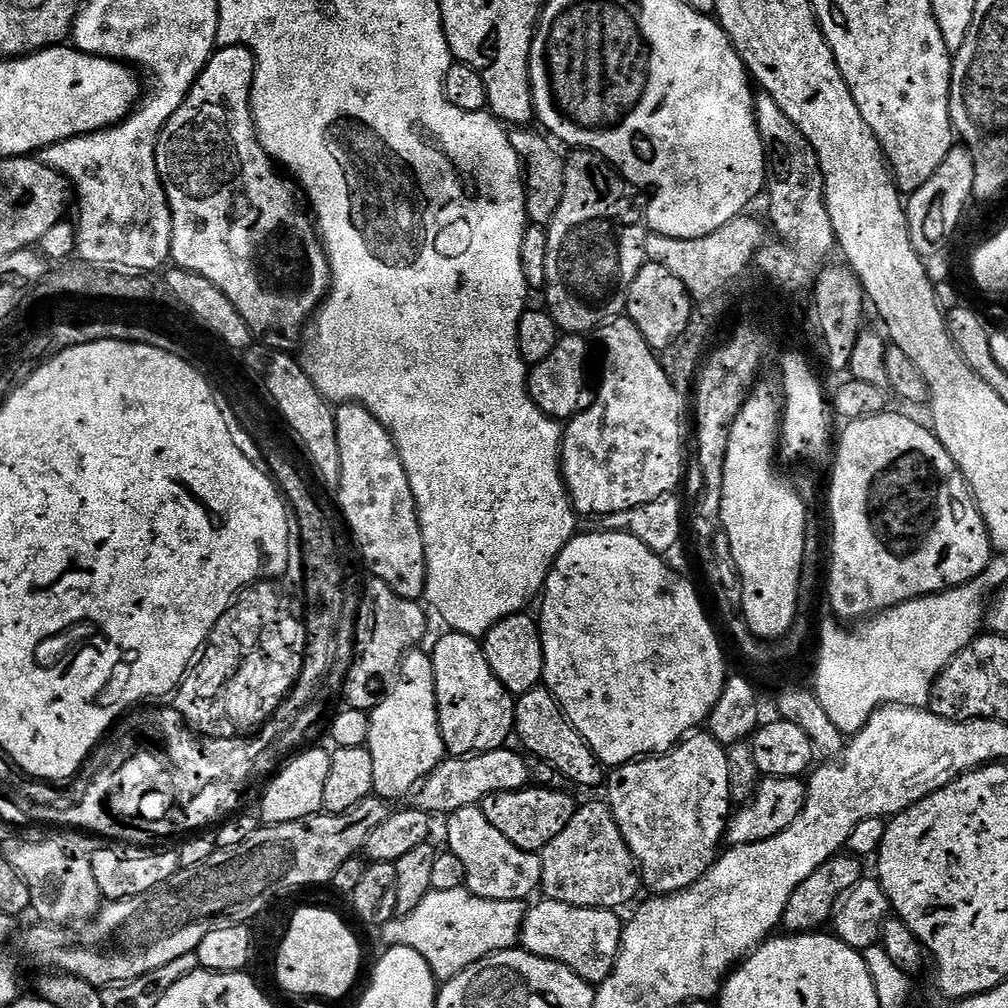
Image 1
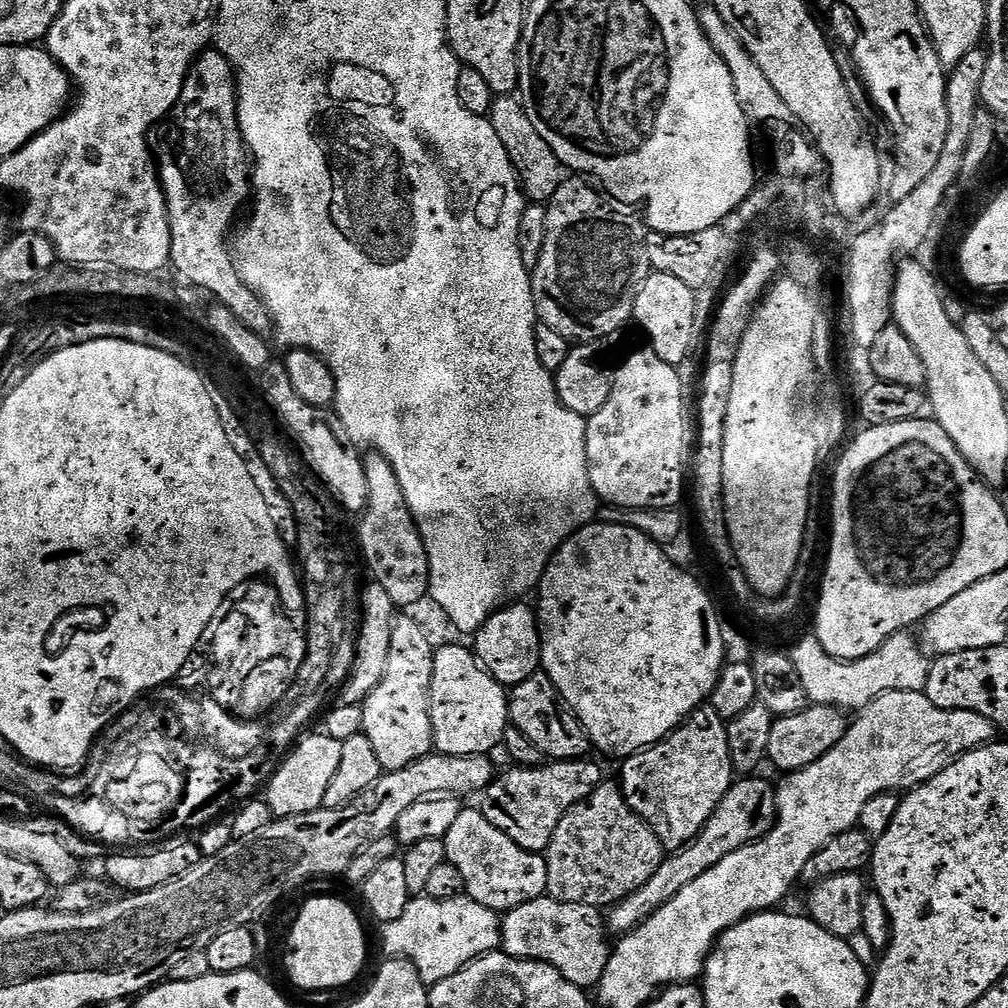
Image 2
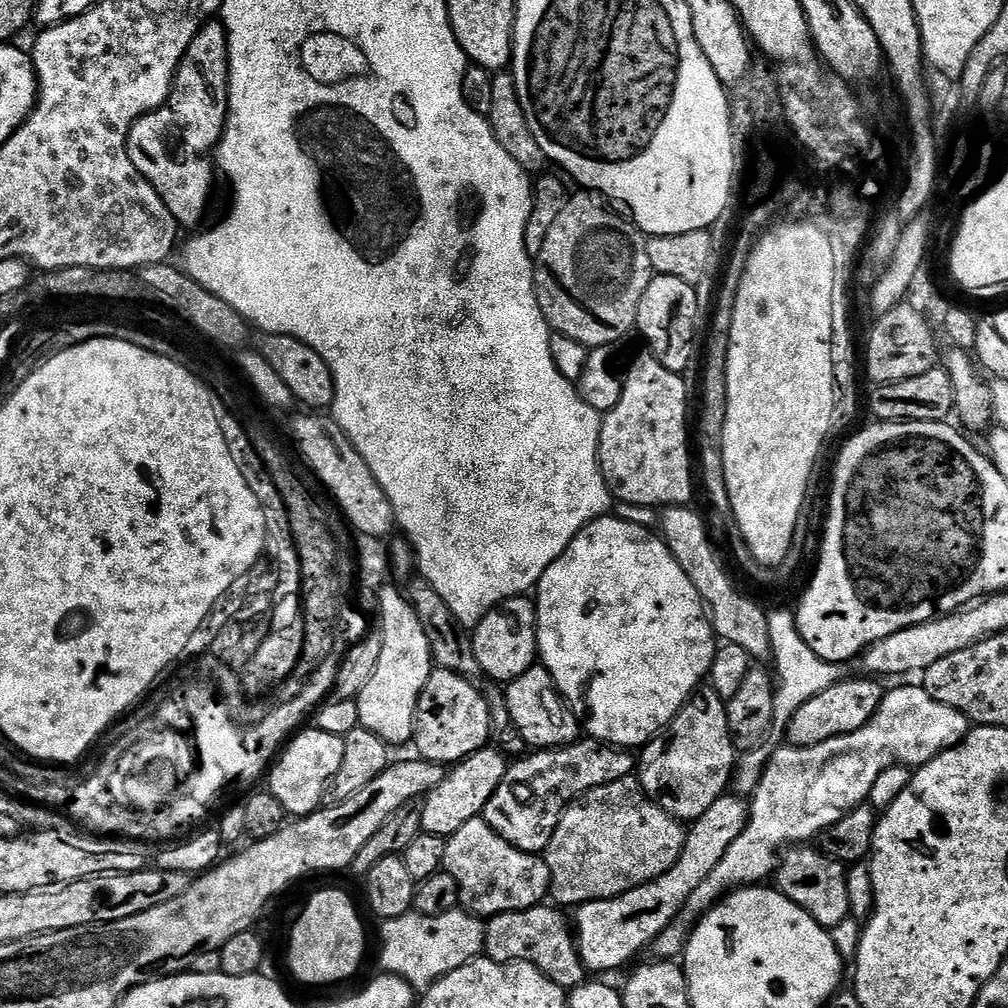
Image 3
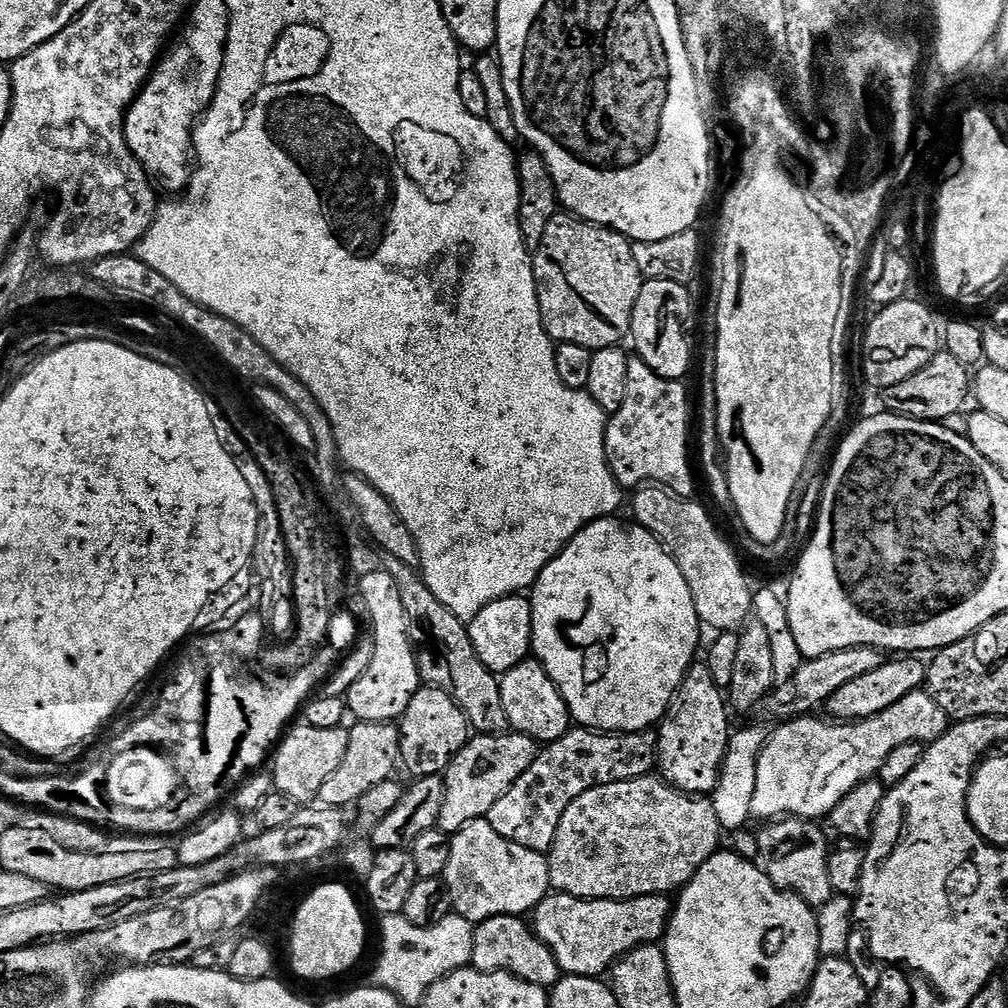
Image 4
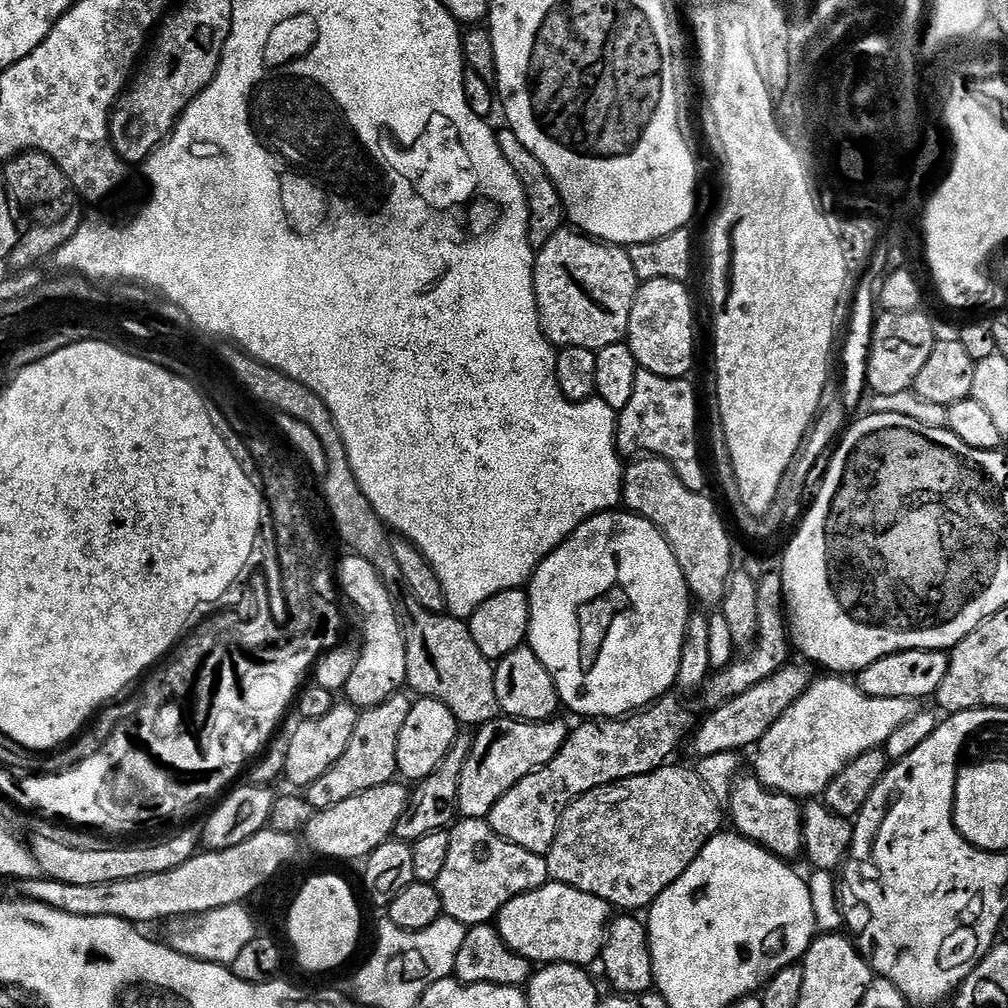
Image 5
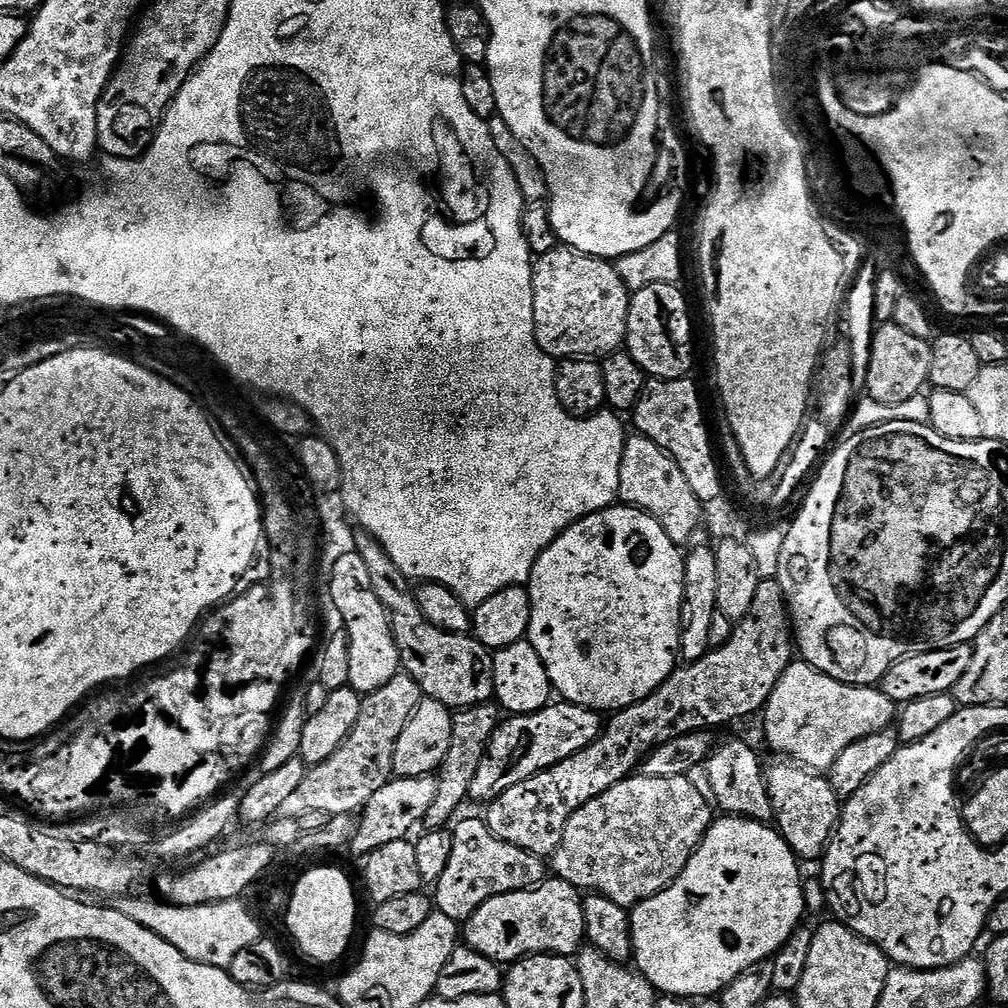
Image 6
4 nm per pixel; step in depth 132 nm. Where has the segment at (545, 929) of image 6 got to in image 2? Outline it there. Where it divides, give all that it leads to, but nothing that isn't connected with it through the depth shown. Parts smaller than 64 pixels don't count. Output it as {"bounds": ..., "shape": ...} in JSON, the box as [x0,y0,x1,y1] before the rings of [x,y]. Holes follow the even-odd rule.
{"bounds":[606,778,776,933],"shape":[[[756,778],[737,779],[722,798],[722,802],[718,802],[714,814],[710,814],[706,826],[702,826],[700,833],[684,848],[665,855],[658,870],[654,870],[654,878],[650,878],[646,886],[634,890],[634,894],[620,901],[607,913],[606,924],[613,933],[634,931],[643,920],[650,918],[650,914],[654,914],[654,910],[670,902],[670,898],[674,898],[674,894],[678,894],[682,886],[690,886],[690,882],[706,874],[710,866],[718,866],[718,862],[722,862],[726,854],[734,854],[734,850],[742,850],[755,840],[761,840],[776,825],[774,784],[768,780],[752,779]]]}

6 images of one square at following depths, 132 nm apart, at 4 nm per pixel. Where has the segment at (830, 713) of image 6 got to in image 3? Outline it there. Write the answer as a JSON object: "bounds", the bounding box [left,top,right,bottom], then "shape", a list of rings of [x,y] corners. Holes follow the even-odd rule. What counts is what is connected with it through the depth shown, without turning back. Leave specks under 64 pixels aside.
{"bounds":[655,686,969,957],"shape":[[[916,686],[885,691],[884,700],[869,724],[850,734],[818,742],[818,746],[777,747],[750,797],[748,825],[730,842],[730,850],[726,850],[722,862],[710,870],[710,878],[690,894],[676,921],[658,934],[655,955],[679,957],[688,942],[688,933],[717,900],[738,888],[763,885],[767,881],[764,879],[775,873],[785,849],[815,841],[838,818],[865,803],[870,786],[874,786],[882,770],[899,764],[915,770],[938,753],[963,742],[969,731],[968,717],[930,698],[923,686]]]}

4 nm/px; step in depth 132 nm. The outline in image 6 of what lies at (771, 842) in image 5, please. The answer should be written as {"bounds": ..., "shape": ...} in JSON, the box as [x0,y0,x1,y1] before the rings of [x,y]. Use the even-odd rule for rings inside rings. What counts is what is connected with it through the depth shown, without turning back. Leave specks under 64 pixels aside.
{"bounds":[706,741,773,824],"shape":[[[746,741],[717,743],[706,761],[706,767],[711,789],[714,790],[713,801],[719,811],[721,808],[721,813],[741,816],[743,820],[757,820],[760,824],[768,824],[773,819],[765,765],[760,765],[759,754]]]}

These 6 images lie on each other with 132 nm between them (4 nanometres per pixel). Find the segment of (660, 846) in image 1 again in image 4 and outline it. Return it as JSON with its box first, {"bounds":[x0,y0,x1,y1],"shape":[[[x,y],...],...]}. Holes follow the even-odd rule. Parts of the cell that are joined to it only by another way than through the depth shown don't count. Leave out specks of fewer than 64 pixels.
{"bounds":[656,662,730,796],"shape":[[[694,662],[688,667],[688,673],[682,678],[680,688],[676,691],[676,697],[672,699],[672,705],[668,713],[658,725],[656,737],[656,766],[660,779],[665,780],[672,788],[680,792],[686,792],[689,796],[708,796],[715,790],[719,782],[719,774],[723,768],[723,760],[727,754],[727,744],[730,735],[728,728],[728,716],[730,717],[730,705],[725,693],[714,682],[707,663]]]}

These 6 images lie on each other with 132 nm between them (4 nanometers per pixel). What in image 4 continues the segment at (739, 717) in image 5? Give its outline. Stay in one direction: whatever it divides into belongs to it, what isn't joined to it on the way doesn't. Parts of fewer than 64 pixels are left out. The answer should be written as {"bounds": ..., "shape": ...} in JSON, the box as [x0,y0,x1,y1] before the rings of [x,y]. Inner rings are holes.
{"bounds":[766,646,886,718],"shape":[[[854,646],[846,650],[834,650],[825,656],[819,656],[813,660],[805,659],[798,666],[798,670],[788,680],[777,683],[774,691],[766,701],[769,708],[780,718],[804,718],[816,707],[827,705],[830,694],[836,693],[846,682],[854,682],[854,678],[862,678],[862,674],[870,674],[870,670],[878,670],[882,666],[886,656],[879,648],[870,646]]]}

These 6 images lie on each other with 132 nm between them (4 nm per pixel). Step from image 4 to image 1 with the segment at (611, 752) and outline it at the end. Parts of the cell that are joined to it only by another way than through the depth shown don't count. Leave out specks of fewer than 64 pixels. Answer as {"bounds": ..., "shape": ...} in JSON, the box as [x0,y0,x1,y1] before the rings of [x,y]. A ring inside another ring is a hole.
{"bounds":[478,786,578,854],"shape":[[[529,786],[509,792],[495,792],[480,801],[478,806],[486,814],[486,822],[490,822],[498,834],[510,838],[510,842],[522,850],[539,854],[547,844],[554,842],[554,838],[558,838],[558,834],[562,834],[562,830],[566,830],[570,818],[574,818],[578,800],[568,795],[567,791],[555,792],[549,788]]]}

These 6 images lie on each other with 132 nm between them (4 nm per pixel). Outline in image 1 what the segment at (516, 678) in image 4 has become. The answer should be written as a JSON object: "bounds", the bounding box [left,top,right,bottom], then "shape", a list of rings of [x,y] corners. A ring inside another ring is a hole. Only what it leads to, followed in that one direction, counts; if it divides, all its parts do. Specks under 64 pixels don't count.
{"bounds":[514,686,606,788],"shape":[[[547,686],[530,690],[516,700],[514,736],[524,743],[523,751],[529,757],[554,766],[554,770],[558,770],[573,785],[577,784],[580,788],[596,788],[605,783],[606,766],[596,757],[594,750],[590,750],[582,734],[574,730],[568,716],[560,709],[559,702],[552,697],[552,691]]]}

